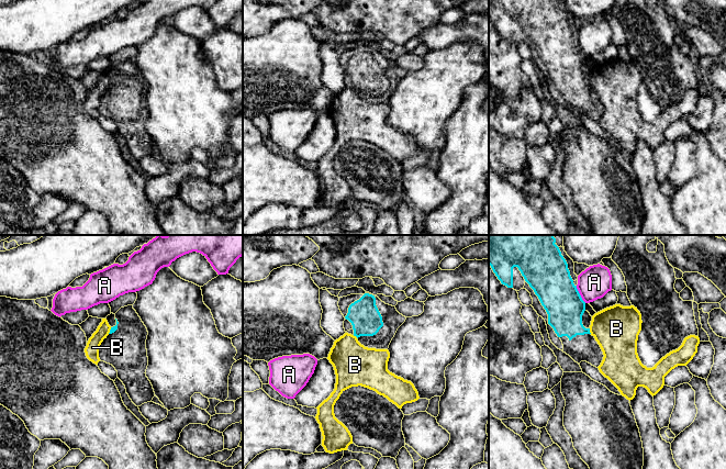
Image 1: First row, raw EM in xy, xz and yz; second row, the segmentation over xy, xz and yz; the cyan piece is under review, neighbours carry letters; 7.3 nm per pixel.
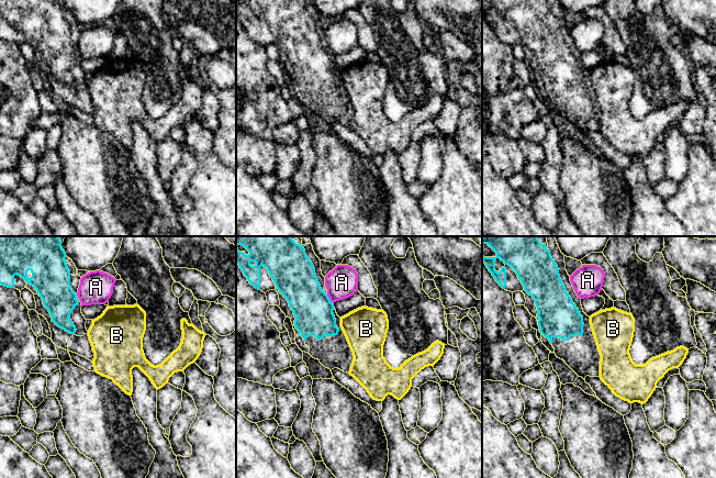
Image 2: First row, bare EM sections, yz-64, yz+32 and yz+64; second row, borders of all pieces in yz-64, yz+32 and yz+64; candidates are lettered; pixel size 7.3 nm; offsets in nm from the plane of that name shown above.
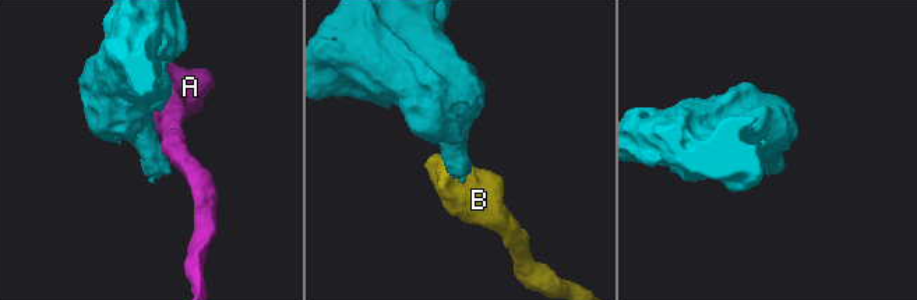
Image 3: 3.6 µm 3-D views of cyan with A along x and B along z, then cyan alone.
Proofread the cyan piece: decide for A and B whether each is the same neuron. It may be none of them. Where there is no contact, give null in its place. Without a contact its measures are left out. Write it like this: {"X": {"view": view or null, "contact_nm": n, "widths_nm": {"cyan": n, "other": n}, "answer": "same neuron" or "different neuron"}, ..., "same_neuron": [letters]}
{"A": {"view": "yz", "contact_nm": 150, "widths_nm": {"cyan": 300, "other": 240}, "answer": "different neuron"}, "B": {"view": "yz", "contact_nm": 40, "widths_nm": {"cyan": 280, "other": 340}, "answer": "different neuron"}, "same_neuron": []}

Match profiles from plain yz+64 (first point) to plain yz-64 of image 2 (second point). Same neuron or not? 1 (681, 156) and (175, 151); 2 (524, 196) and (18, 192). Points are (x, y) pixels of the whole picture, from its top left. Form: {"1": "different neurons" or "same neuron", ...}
{"1": "different neurons", "2": "different neurons"}

